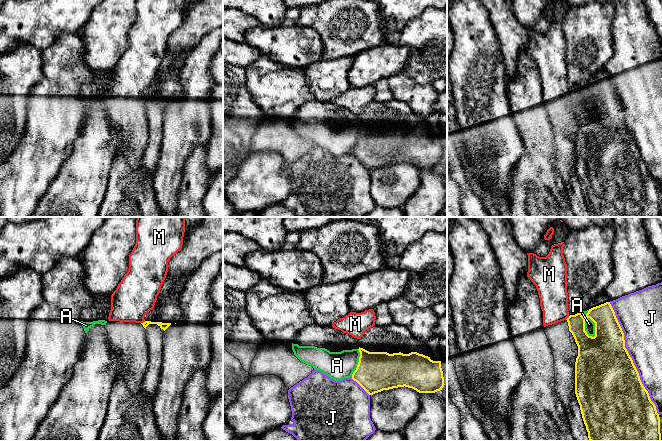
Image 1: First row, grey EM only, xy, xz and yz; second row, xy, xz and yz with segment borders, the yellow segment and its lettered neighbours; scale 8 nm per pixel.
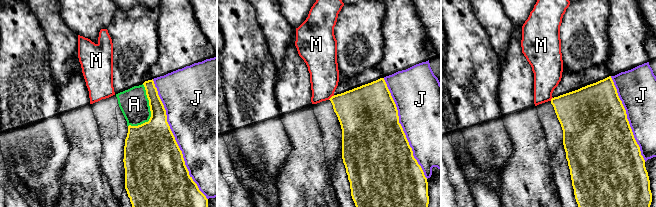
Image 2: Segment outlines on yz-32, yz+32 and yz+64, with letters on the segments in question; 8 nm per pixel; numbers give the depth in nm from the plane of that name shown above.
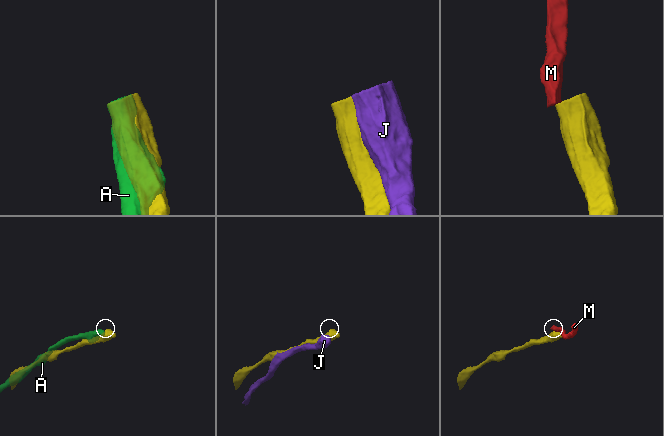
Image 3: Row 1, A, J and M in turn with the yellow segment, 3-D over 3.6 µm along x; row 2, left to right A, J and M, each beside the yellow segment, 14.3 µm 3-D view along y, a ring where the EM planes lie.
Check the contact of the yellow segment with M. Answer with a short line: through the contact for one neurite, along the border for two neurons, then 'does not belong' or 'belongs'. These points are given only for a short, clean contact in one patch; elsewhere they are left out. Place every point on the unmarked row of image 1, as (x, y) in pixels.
xy (145, 97), (141, 99) | does not belong

